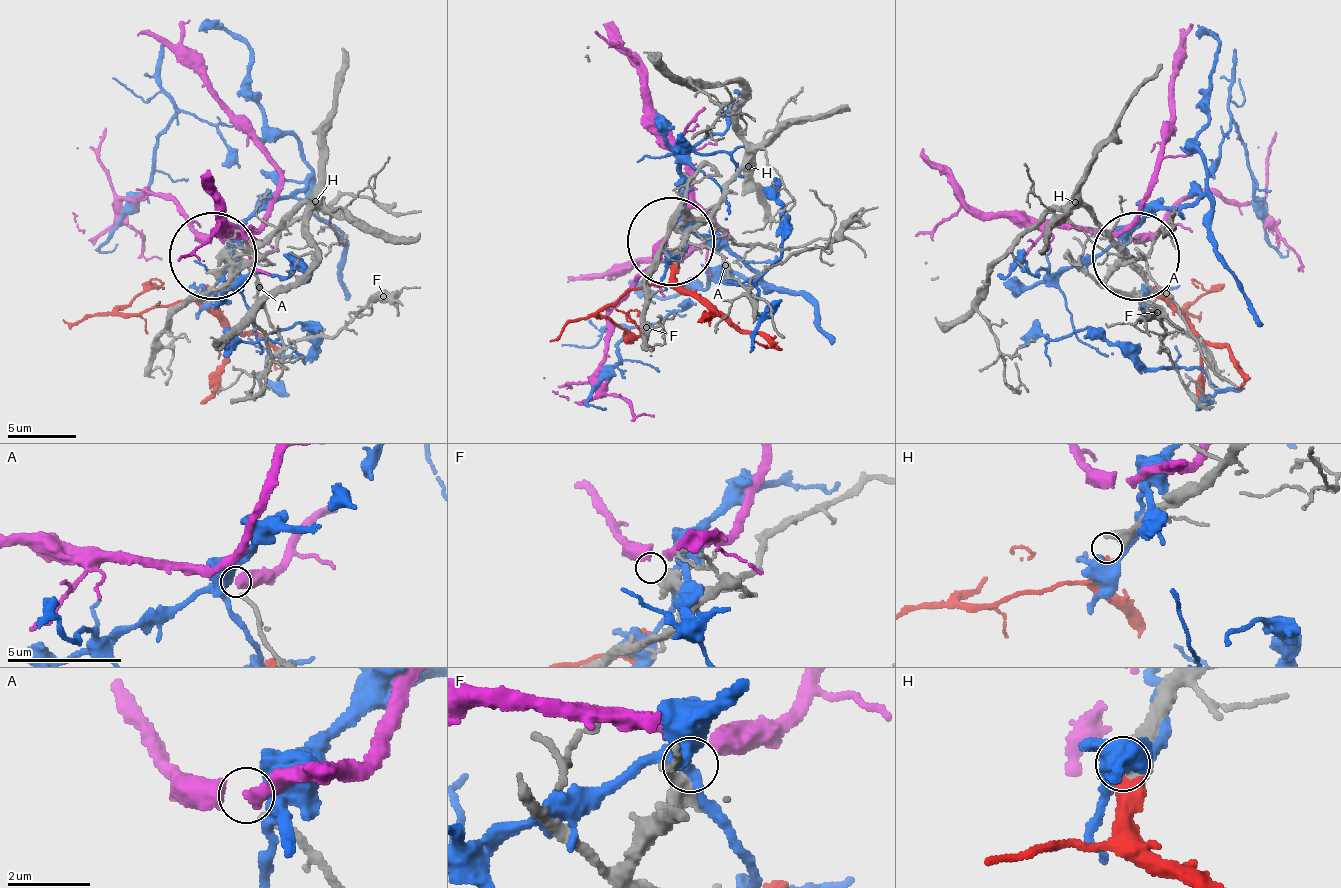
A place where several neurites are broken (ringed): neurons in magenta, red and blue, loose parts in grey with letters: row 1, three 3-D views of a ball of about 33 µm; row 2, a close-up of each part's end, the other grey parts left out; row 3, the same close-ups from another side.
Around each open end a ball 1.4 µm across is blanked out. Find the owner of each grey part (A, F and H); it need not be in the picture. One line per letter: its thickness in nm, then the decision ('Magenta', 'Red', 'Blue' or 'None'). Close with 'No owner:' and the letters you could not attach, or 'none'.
A: Thickness 190 nm. Magenta
F: Thickness 480 nm. None
H: Thickness 220 nm. Red
No owner: F

